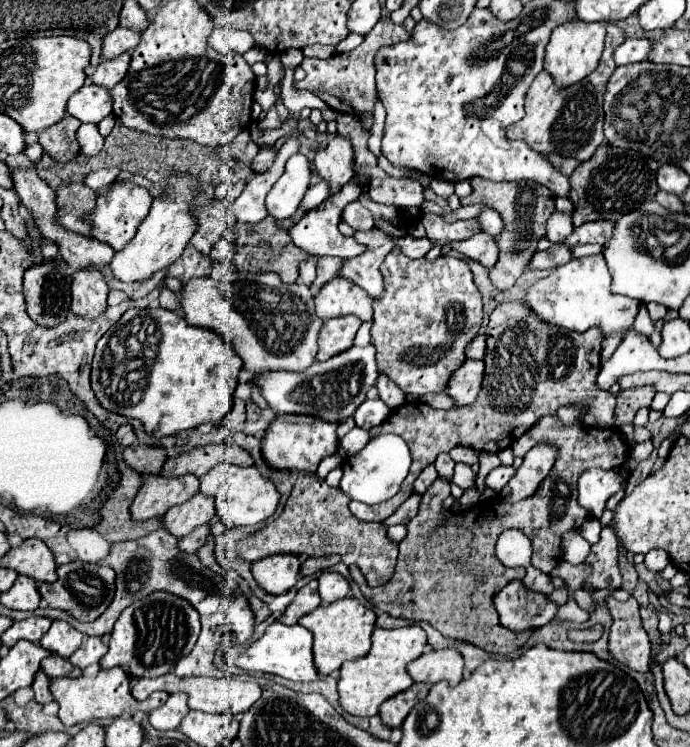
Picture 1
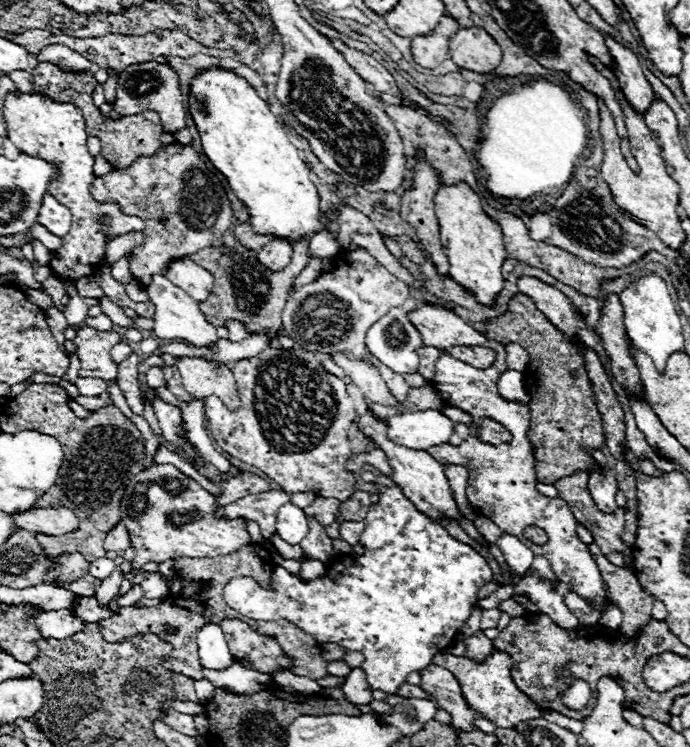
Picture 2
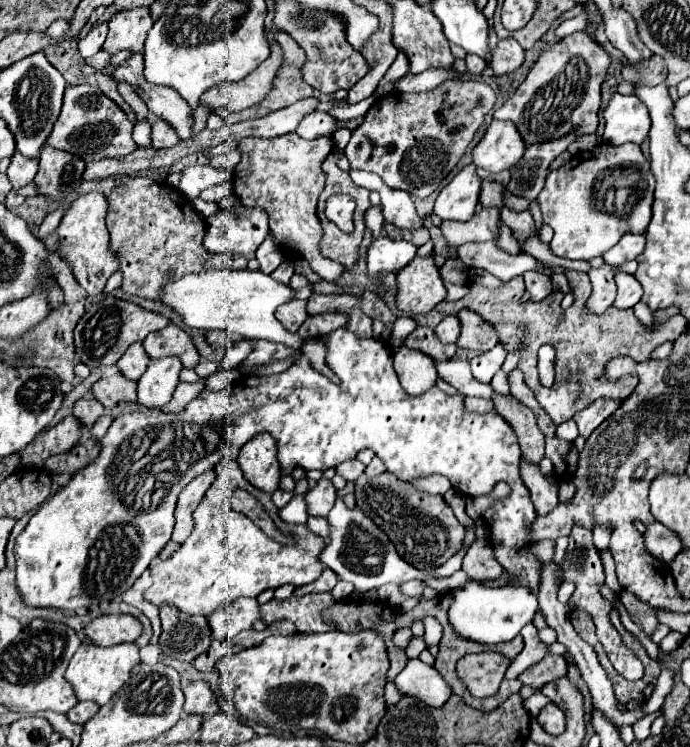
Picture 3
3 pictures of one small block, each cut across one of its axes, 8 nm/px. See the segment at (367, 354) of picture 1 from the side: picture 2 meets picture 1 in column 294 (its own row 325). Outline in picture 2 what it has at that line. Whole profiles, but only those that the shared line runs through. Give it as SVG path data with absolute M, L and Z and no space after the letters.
M392 308L366 334L366 348L396 374L416 374L422 336L402 308Z

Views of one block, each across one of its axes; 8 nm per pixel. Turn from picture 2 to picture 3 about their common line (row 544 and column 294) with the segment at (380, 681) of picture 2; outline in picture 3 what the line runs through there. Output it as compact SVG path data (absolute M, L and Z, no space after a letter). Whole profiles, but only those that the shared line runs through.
M338 328L326 334L324 342L326 362L336 374L338 384L316 372L308 358L298 358L282 374L248 374L220 392L202 390L198 398L194 398L178 414L142 408L126 410L114 418L108 434L100 440L100 456L90 466L76 472L64 488L46 500L30 518L22 534L16 538L16 586L22 602L38 608L92 610L104 598L110 600L124 594L148 568L152 558L156 558L168 544L174 528L174 508L180 490L198 474L212 470L224 456L238 456L240 448L260 432L268 432L276 440L282 476L292 474L296 466L306 472L336 468L340 462L356 458L360 450L370 448L386 464L386 470L402 482L412 482L430 474L442 474L452 482L456 490L466 496L490 494L496 482L506 482L510 486L510 494L504 500L494 502L494 506L490 506L482 518L490 530L494 558L510 578L508 584L536 590L540 584L542 562L532 554L522 554L522 550L532 544L528 534L536 520L536 510L530 500L530 492L520 478L520 446L508 422L498 412L466 412L462 394L448 396L436 386L422 398L410 398L402 390L394 372L390 346L380 340L358 338L348 328Z

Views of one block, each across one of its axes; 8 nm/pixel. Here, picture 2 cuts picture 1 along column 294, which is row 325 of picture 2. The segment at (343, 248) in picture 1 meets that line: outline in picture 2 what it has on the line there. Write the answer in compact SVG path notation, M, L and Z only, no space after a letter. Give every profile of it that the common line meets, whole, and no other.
M228 320L224 326L228 328L228 340L230 342L242 342L248 336L248 330L238 320Z

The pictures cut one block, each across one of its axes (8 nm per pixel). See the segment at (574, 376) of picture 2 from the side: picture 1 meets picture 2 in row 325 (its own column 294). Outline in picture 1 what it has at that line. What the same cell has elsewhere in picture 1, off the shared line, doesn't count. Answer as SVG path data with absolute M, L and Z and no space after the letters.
M298 472L298 480L294 482L294 490L284 506L280 518L262 530L254 532L250 538L238 542L238 554L250 562L272 554L300 554L300 556L328 556L340 554L346 566L358 564L364 572L370 586L380 586L390 580L396 558L398 544L386 538L386 524L382 522L362 522L354 518L348 508L350 500L342 494L340 488L332 488L326 480L318 478L318 474L302 474Z

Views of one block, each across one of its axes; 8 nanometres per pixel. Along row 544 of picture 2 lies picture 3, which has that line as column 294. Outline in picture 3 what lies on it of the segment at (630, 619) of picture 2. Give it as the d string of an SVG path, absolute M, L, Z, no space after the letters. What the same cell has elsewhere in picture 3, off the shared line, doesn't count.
M324 570L322 576L314 582L310 582L310 586L300 586L298 590L294 590L292 596L306 596L306 594L314 594L314 592L330 592L338 582L338 576L332 570Z

